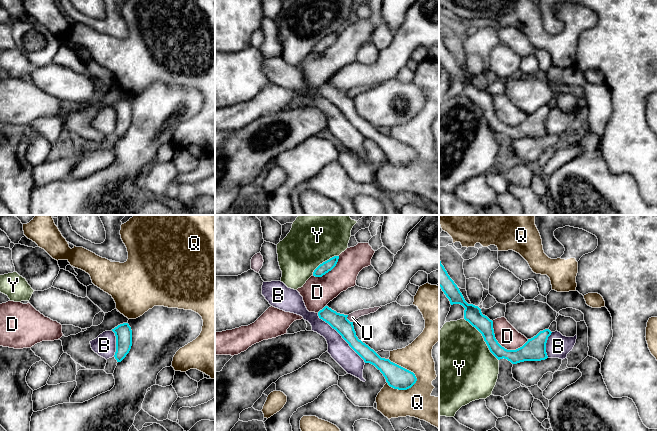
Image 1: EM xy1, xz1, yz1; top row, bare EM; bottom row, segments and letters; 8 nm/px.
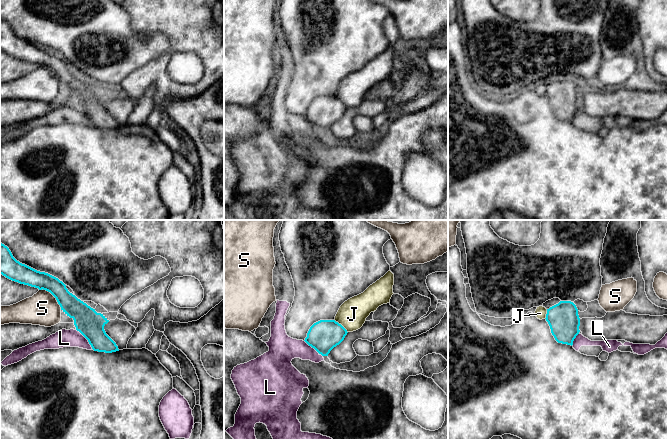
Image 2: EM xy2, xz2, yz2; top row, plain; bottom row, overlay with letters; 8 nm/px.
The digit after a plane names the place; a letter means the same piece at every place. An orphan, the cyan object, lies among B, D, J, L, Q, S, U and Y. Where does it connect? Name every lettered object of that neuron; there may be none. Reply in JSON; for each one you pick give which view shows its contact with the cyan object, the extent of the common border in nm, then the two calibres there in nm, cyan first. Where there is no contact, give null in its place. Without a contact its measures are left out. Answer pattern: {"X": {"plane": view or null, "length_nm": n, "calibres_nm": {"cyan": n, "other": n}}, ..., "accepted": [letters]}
{"B": {"plane": "xz1", "length_nm": 550, "calibres_nm": {"cyan": 140, "other": 170}}, "accepted": ["B"]}

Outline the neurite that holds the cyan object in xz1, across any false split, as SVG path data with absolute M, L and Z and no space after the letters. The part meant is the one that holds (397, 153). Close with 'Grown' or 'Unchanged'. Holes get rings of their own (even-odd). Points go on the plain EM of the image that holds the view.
M281 57L263 58L262 71L271 82L300 91L304 96L308 97L312 102L312 107L317 108L326 115L328 129L348 150L365 158L366 156L363 154L364 141L370 139L383 150L388 161L394 165L407 166L416 159L417 154L413 148L391 138L389 135L381 134L373 125L359 116L353 98L347 95L348 91L337 89L328 82L325 82L318 89L309 88L300 69L297 66L288 64Z. Grown

